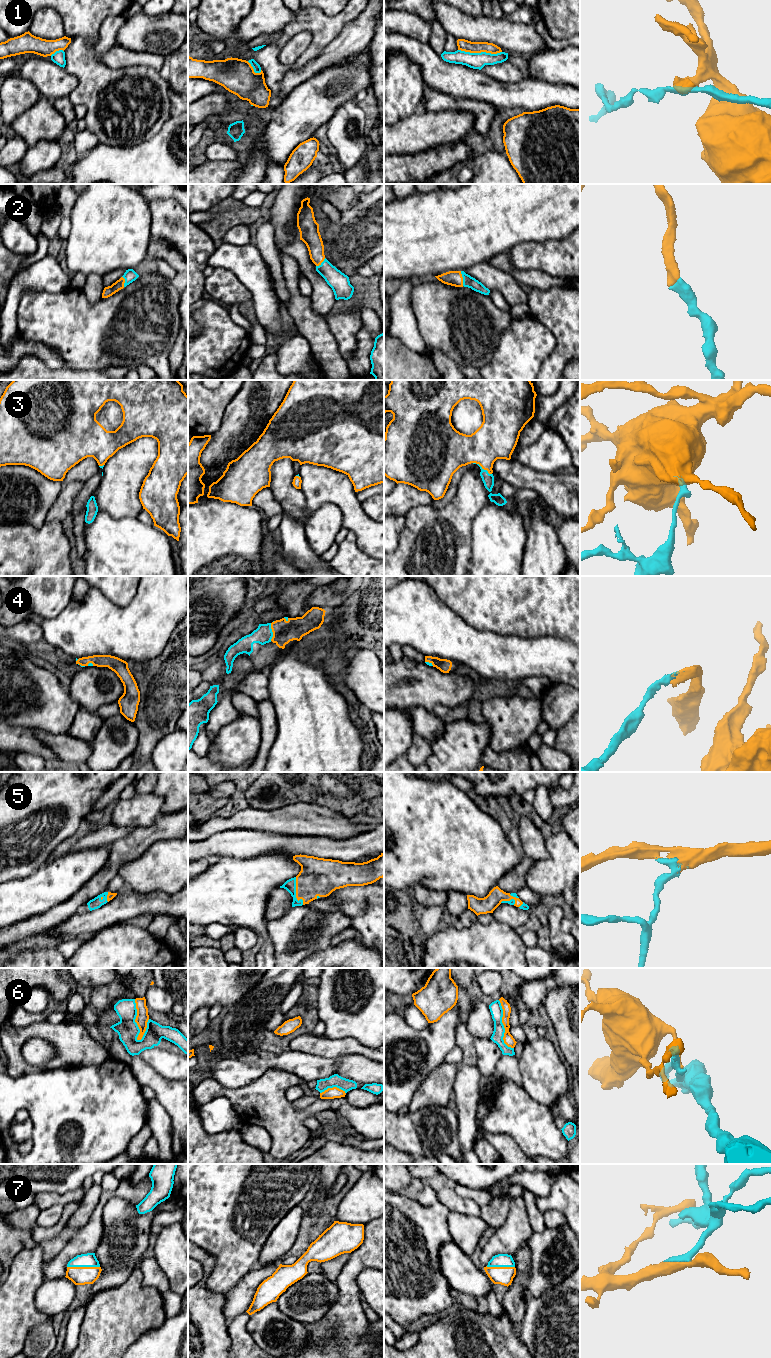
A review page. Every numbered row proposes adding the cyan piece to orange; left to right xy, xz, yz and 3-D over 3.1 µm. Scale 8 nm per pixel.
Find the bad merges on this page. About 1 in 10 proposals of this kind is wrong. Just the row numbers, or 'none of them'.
1, 6

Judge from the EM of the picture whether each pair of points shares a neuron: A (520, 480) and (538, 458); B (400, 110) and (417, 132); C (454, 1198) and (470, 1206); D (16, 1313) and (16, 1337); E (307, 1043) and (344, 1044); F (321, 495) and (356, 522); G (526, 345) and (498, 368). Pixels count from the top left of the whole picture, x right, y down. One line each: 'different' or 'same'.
A: different
B: different
C: same
D: same
E: same
F: same
G: same

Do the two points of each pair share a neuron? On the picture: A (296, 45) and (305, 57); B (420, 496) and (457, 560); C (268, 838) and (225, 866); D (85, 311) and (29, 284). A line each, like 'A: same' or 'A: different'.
A: different
B: different
C: different
D: different

